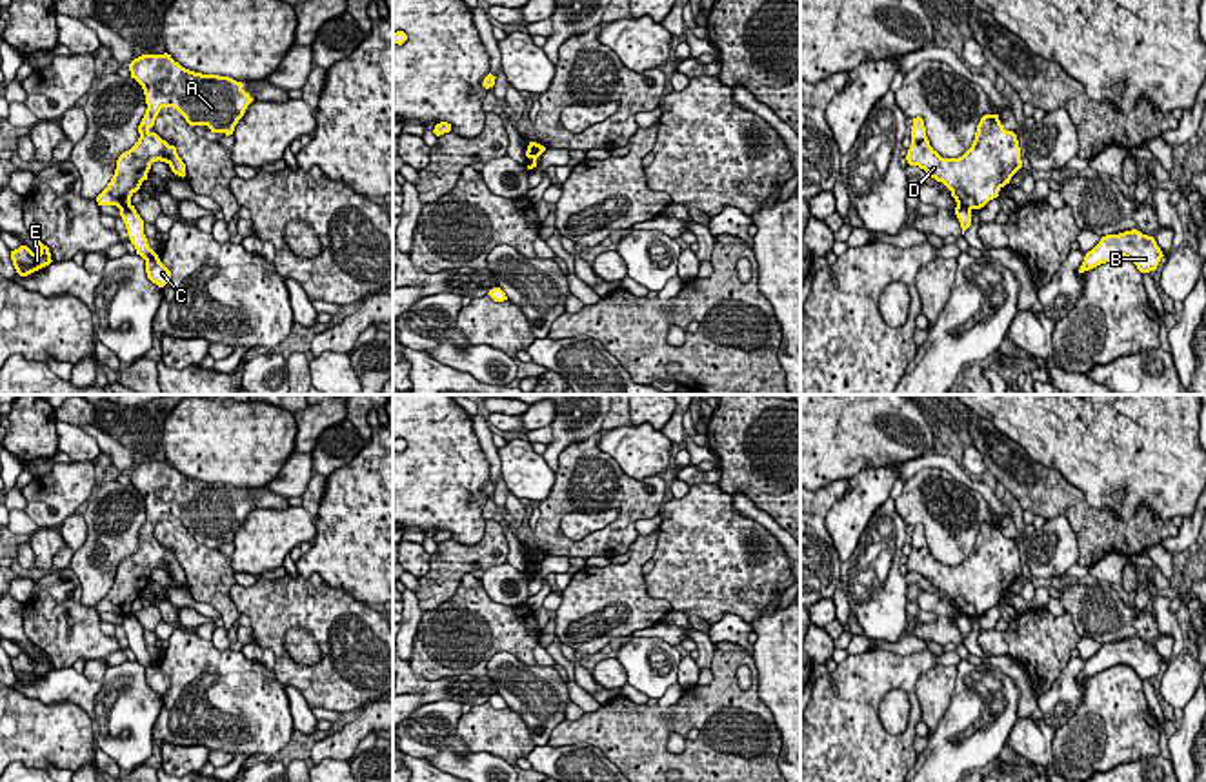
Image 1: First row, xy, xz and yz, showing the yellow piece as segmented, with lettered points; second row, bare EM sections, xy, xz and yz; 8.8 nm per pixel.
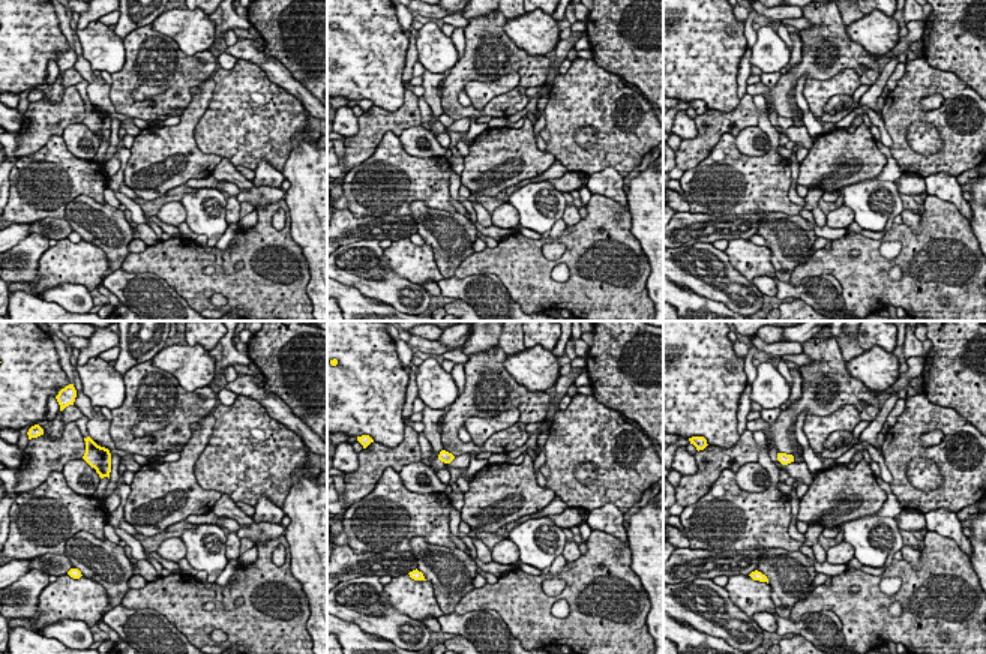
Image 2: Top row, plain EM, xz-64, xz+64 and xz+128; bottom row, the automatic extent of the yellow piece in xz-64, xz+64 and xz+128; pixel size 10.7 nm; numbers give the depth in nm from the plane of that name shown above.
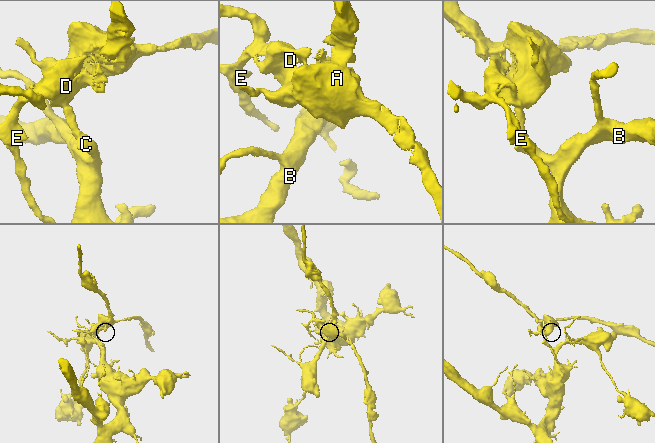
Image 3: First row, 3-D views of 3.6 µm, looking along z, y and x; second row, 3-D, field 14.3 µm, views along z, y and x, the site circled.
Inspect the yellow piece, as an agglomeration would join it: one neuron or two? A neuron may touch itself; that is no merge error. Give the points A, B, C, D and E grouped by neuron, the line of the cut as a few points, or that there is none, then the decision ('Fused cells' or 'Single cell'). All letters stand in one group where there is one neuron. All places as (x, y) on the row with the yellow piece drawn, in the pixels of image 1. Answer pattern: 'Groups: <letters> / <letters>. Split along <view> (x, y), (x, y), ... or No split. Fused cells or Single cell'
Groups: A D E / B C. Split along yz (957, 204), (970, 210). Fused cells

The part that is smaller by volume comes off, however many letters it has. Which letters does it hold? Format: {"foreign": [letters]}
{"foreign": ["A", "D", "E"]}

